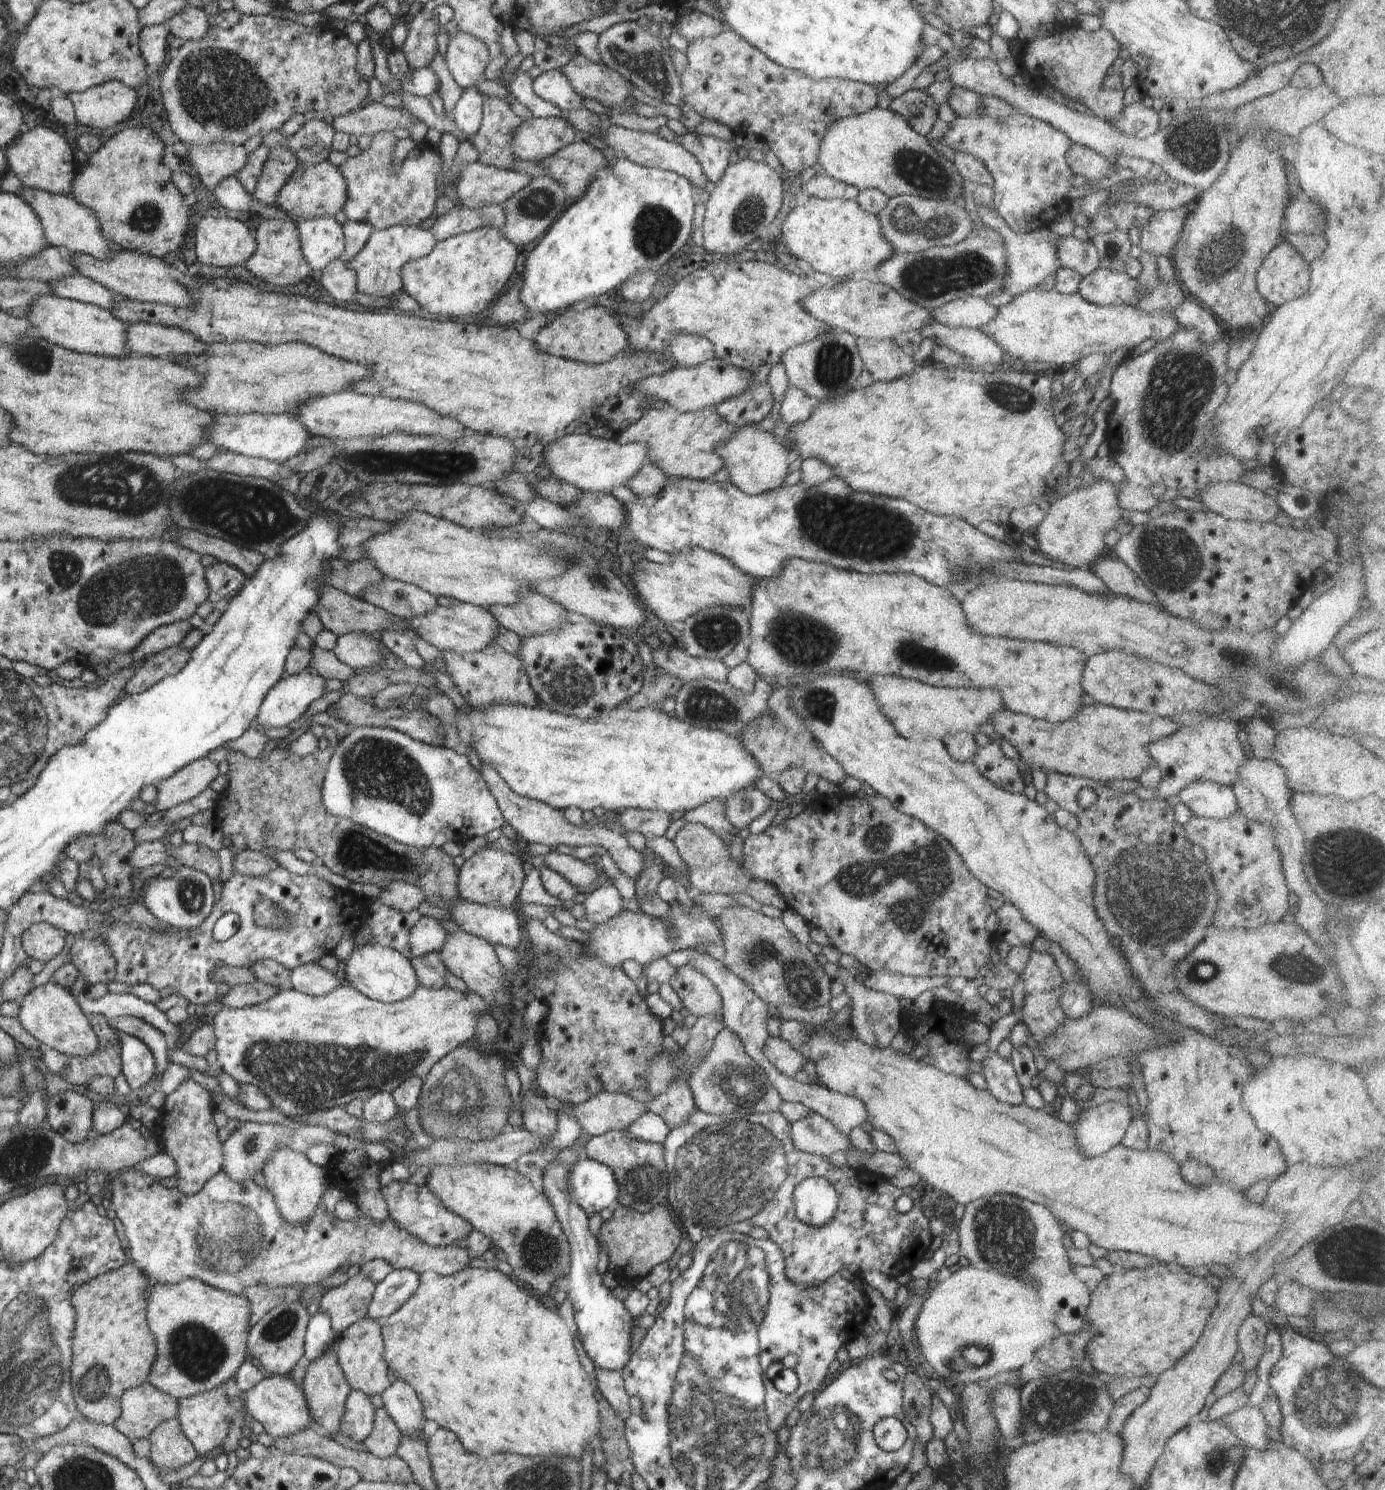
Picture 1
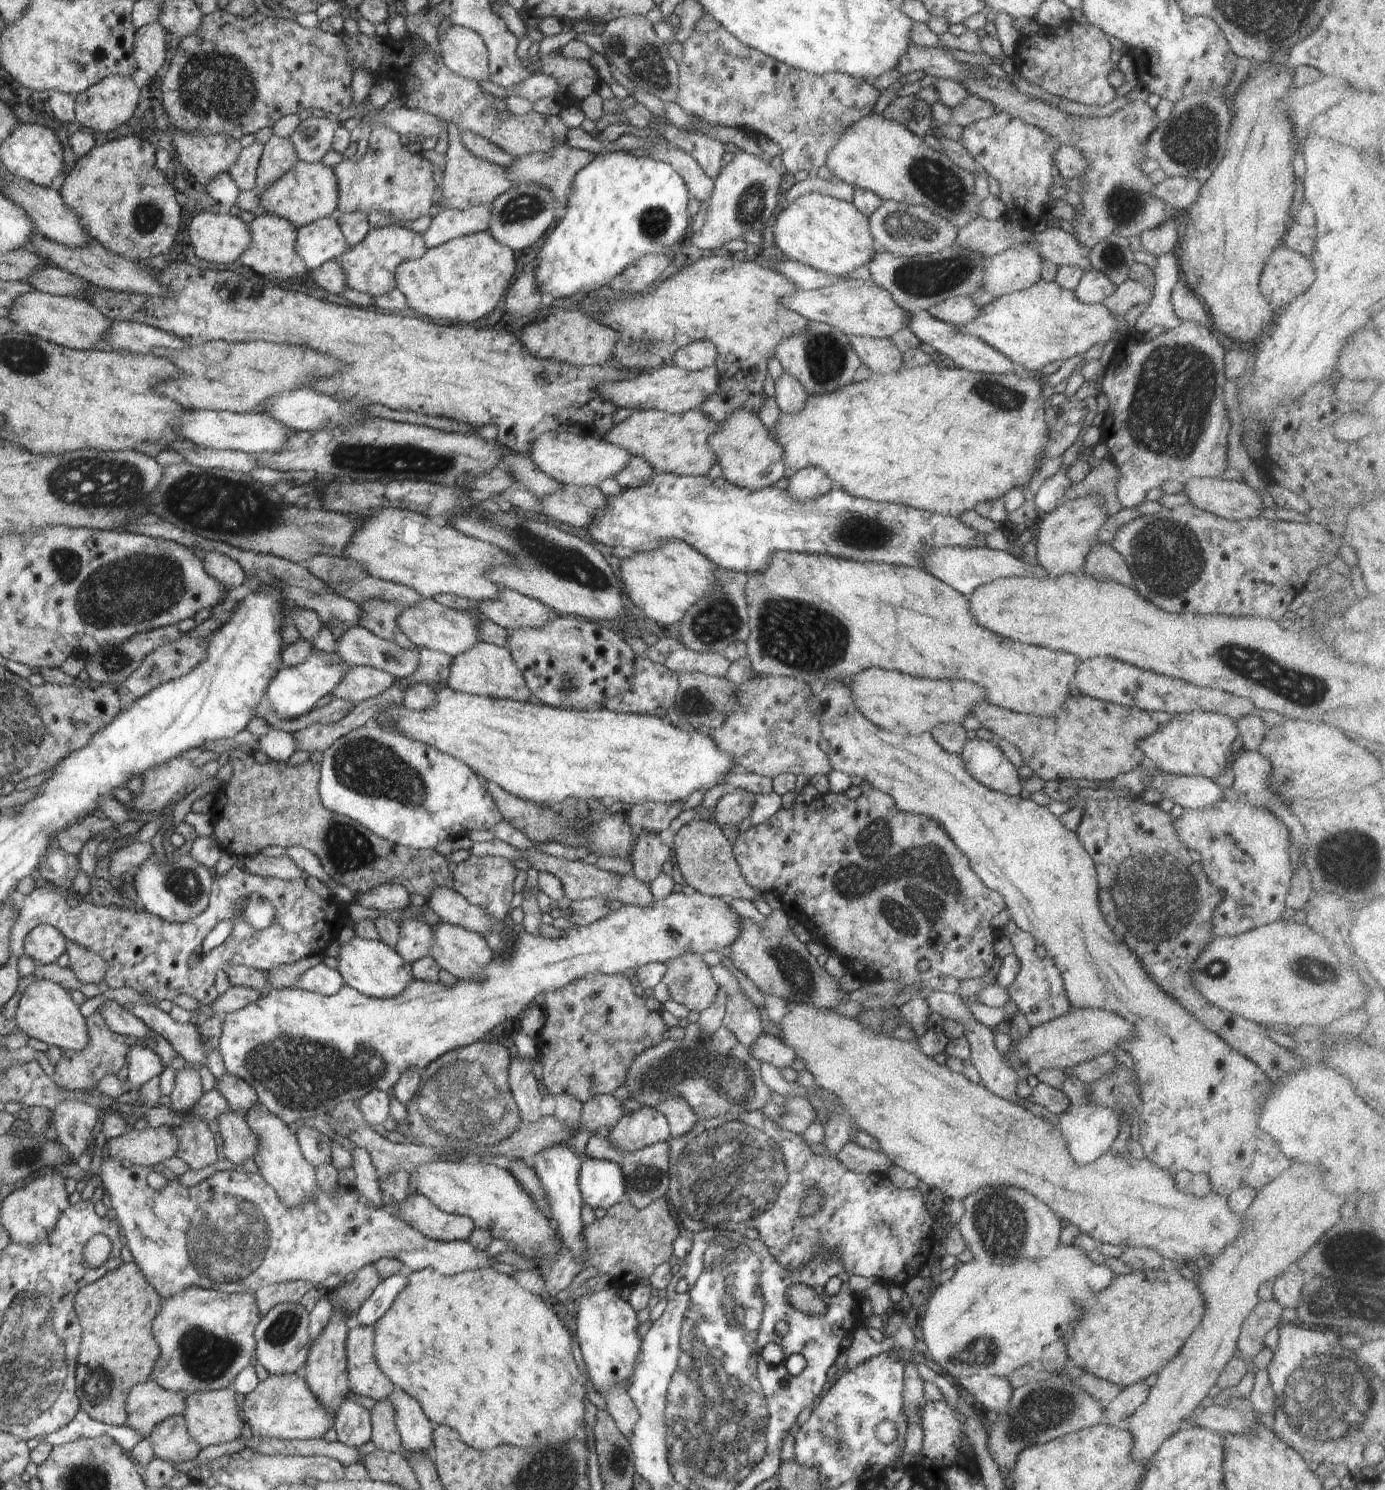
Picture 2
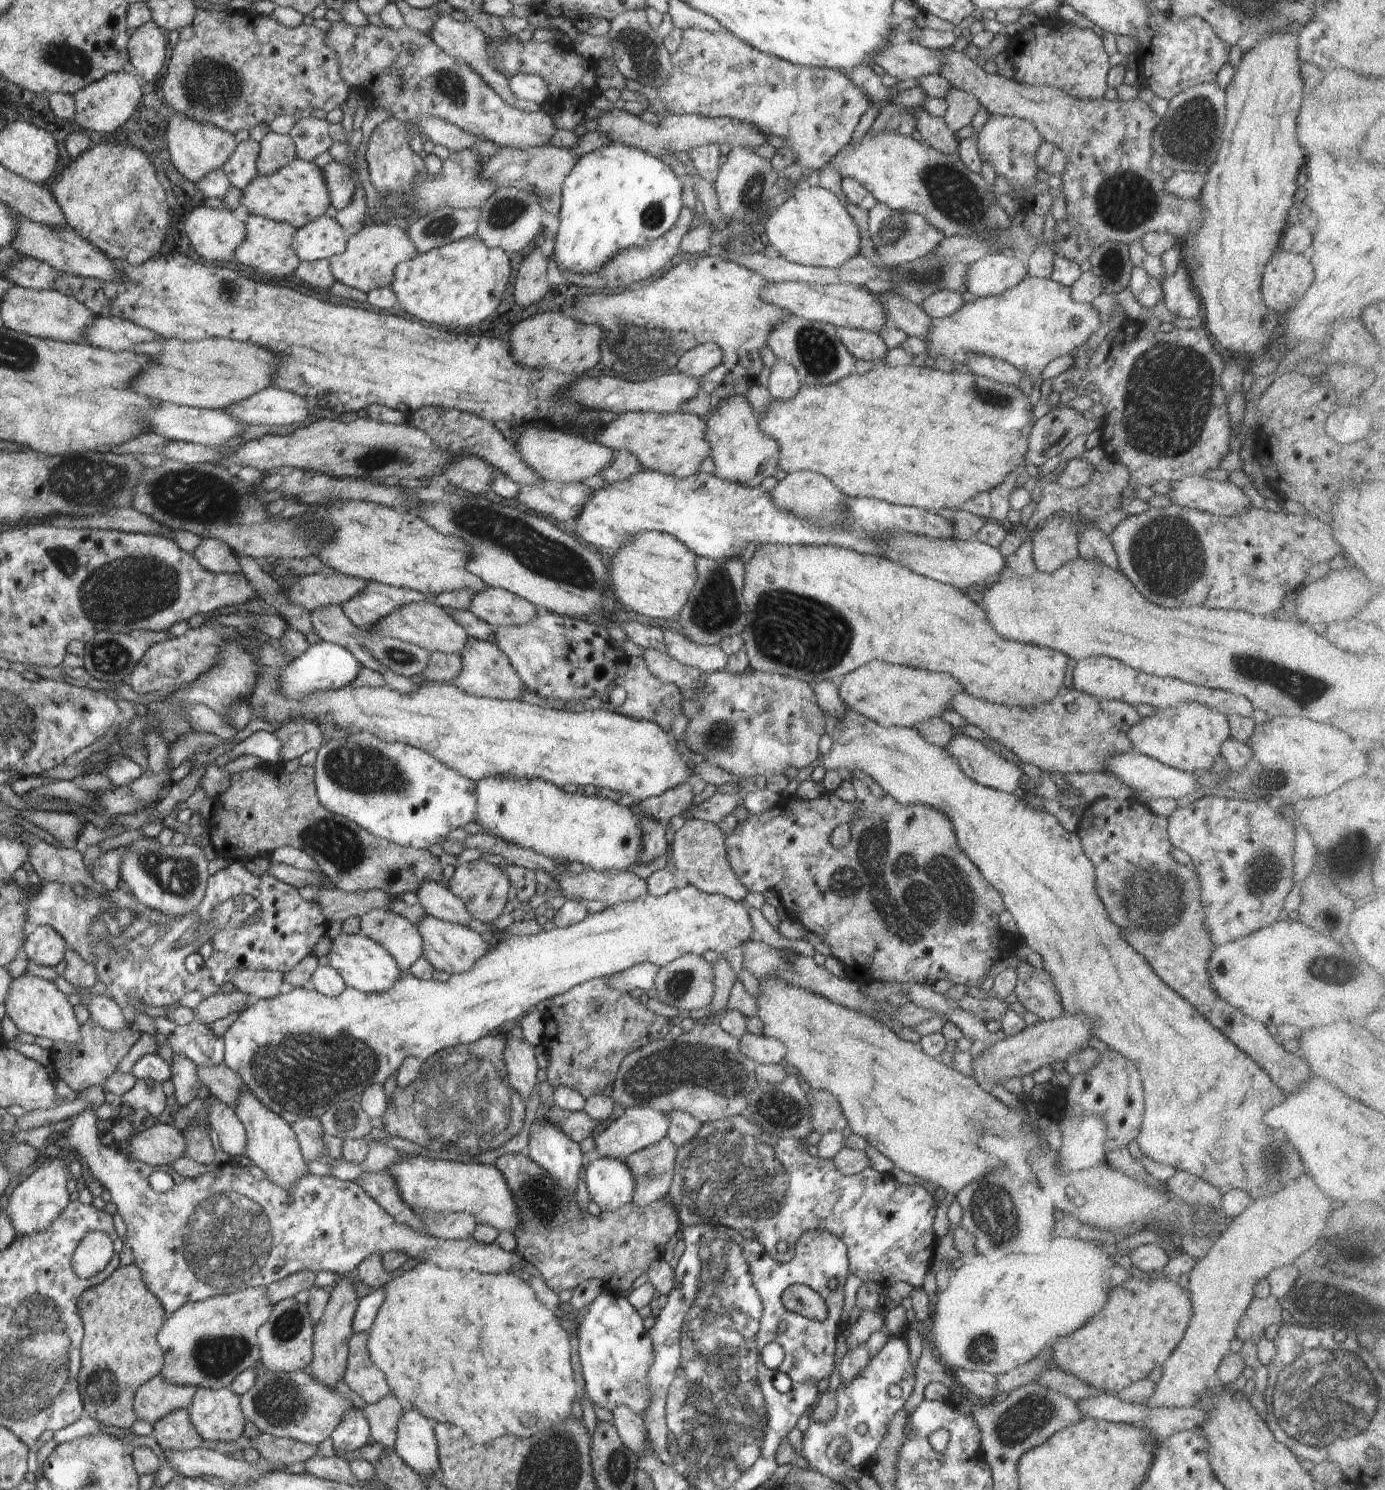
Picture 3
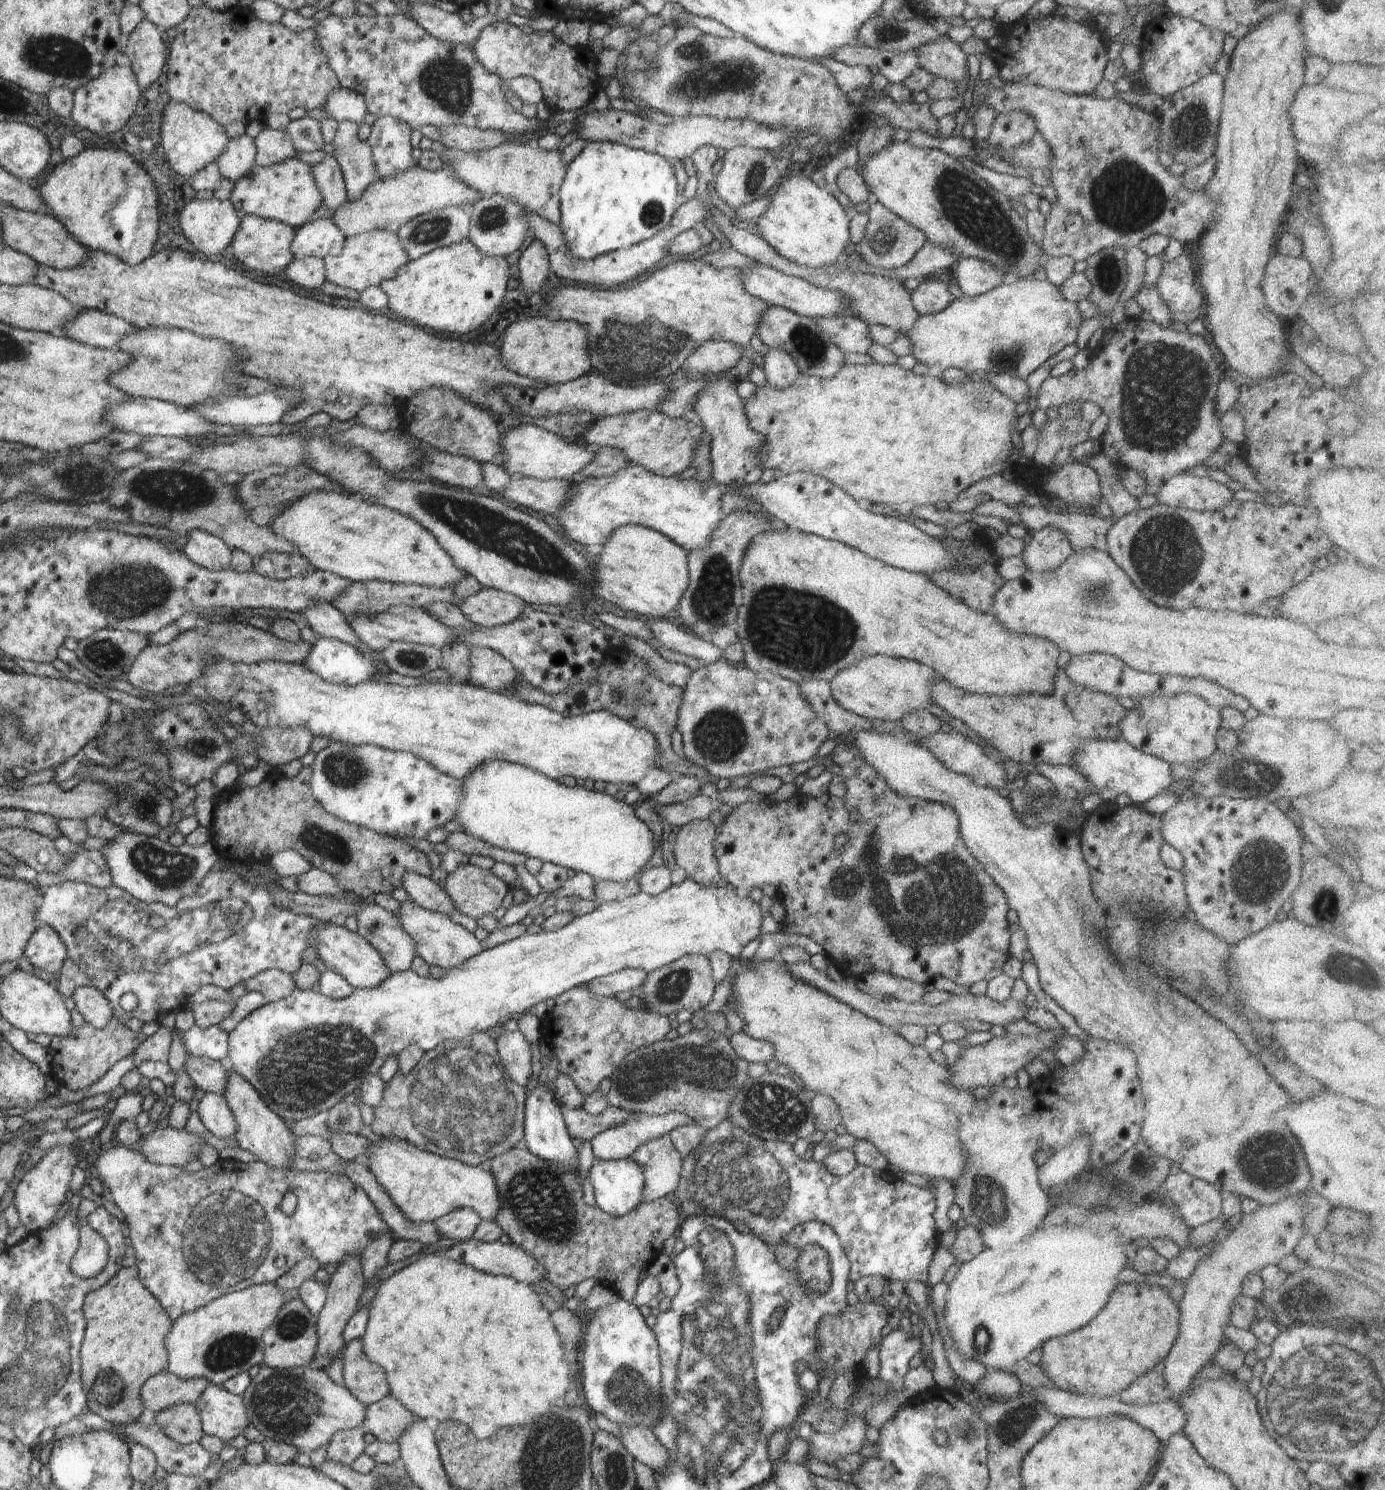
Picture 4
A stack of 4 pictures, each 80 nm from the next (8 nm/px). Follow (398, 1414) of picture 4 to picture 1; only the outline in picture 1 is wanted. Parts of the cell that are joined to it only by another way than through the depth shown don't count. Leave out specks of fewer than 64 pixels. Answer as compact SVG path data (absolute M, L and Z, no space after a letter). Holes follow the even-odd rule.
M384 1407L376 1409L372 1432L364 1442L368 1452L381 1459L396 1455L401 1437L388 1411Z

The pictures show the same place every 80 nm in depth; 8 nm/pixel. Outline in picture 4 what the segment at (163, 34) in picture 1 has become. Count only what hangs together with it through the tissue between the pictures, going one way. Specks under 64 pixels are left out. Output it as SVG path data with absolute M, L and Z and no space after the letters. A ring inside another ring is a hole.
M144 18L125 39L124 50L130 59L130 70L136 75L141 90L149 88L162 74L168 48L162 41L161 29Z

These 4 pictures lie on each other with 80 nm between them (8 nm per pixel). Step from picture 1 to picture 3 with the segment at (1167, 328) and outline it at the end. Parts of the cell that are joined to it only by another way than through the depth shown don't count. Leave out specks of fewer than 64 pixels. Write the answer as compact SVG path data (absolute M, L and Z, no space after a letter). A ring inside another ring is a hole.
M1026 275L1021 283L1007 288L1000 294L978 297L971 302L965 302L954 314L943 319L932 319L927 332L926 353L930 358L946 358L961 369L968 357L984 355L1002 362L1007 362L1022 372L1035 384L1029 395L1030 410L1040 401L1040 386L1044 379L1042 373L1047 365L1062 355L1068 356L1074 348L1080 348L1102 324L1100 315L1088 303L1077 303L1071 297L1071 288L1062 286L1050 277L1041 279Z

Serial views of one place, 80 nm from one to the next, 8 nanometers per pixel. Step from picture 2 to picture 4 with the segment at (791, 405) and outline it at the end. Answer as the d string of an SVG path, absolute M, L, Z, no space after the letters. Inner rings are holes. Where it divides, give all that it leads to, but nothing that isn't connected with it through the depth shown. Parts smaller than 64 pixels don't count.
M771 348L763 356L763 370L766 380L776 388L783 389L791 385L799 375L799 366L790 353L781 348Z

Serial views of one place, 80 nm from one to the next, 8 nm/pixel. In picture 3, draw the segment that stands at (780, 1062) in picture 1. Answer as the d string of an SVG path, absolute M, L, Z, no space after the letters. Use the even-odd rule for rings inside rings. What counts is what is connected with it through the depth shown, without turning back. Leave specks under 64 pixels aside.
M746 1033L738 1039L740 1052L757 1064L778 1064L782 1062L786 1049L779 1040Z

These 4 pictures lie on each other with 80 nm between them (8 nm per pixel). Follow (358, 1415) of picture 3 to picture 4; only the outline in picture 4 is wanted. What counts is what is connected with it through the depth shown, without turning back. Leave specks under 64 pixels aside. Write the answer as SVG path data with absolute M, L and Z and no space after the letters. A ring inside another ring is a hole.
M360 1426L357 1429L336 1433L327 1446L325 1460L350 1466L362 1453L366 1452L365 1431L363 1426Z

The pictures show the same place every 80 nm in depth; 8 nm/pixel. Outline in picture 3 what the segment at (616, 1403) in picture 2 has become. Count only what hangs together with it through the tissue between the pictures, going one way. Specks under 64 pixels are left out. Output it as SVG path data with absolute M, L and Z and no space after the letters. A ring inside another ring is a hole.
M624 1405L616 1407L612 1413L614 1418L613 1427L619 1434L620 1440L637 1457L644 1456L649 1450L649 1442L643 1418Z

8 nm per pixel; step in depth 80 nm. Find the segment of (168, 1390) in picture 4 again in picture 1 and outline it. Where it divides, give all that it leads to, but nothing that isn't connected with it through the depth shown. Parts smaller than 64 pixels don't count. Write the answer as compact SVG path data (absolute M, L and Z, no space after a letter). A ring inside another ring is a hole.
M146 1382L124 1392L121 1413L113 1425L133 1442L147 1439L160 1423L177 1418L177 1412L177 1399Z

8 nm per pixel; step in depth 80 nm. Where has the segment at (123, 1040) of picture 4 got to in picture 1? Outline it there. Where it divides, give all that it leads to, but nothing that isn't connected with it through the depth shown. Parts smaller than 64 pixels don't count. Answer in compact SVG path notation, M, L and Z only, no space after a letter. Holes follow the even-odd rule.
M104 1015L88 1016L93 1031L99 1040L99 1047L94 1055L87 1058L68 1057L67 1067L59 1074L70 1084L82 1084L94 1077L112 1077L115 1079L121 1072L121 1042L114 1028Z

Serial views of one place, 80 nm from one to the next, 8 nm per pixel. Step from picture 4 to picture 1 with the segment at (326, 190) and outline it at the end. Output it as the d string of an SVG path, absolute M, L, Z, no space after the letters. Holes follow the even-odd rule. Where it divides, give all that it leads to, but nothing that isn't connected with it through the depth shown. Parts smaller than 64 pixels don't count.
M380 131L373 135L373 141L370 147L366 150L363 150L359 155L355 157L348 157L344 164L341 164L339 168L339 173L344 177L345 183L347 184L347 199L343 206L343 212L347 216L348 219L352 219L355 221L365 222L370 224L373 230L382 230L394 225L418 225L423 220L426 220L428 216L435 216L434 213L434 206L436 204L436 199L439 197L440 191L436 187L436 182L438 182L438 174L440 174L440 170L442 170L442 159L440 153L438 152L437 148L434 146L430 146L426 142L422 142L417 144L416 148L414 148L411 152L408 153L403 163L394 163L394 164L402 164L400 165L399 171L394 171L392 169L392 155L394 152L394 145L397 138L392 131Z

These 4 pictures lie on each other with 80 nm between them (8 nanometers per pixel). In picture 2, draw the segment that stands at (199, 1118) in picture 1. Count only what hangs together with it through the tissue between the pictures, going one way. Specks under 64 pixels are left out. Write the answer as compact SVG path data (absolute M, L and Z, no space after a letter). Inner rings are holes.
M184 1064L175 1073L175 1088L170 1095L172 1110L182 1112L190 1110L205 1094L202 1089L199 1068L191 1064ZM203 1118L194 1122L184 1122L178 1127L171 1127L179 1140L177 1156L182 1158L190 1169L200 1170L217 1162L214 1134Z

